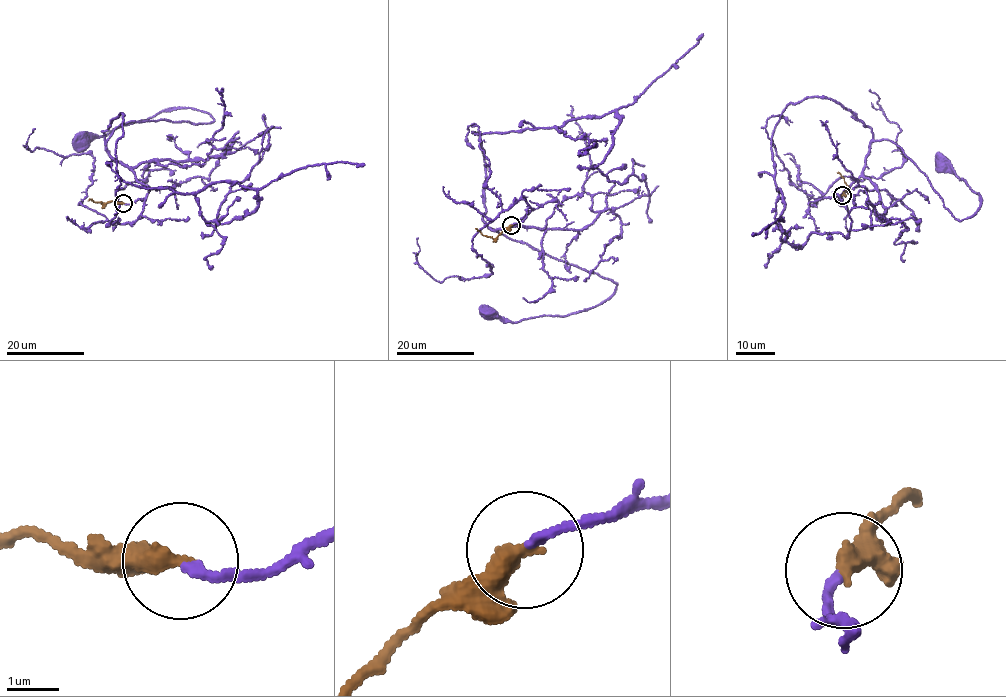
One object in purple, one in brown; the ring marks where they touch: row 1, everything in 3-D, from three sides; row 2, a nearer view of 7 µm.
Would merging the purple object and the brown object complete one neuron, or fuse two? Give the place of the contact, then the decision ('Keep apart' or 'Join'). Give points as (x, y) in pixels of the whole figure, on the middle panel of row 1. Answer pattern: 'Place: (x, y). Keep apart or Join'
Place: (511, 225). Join

